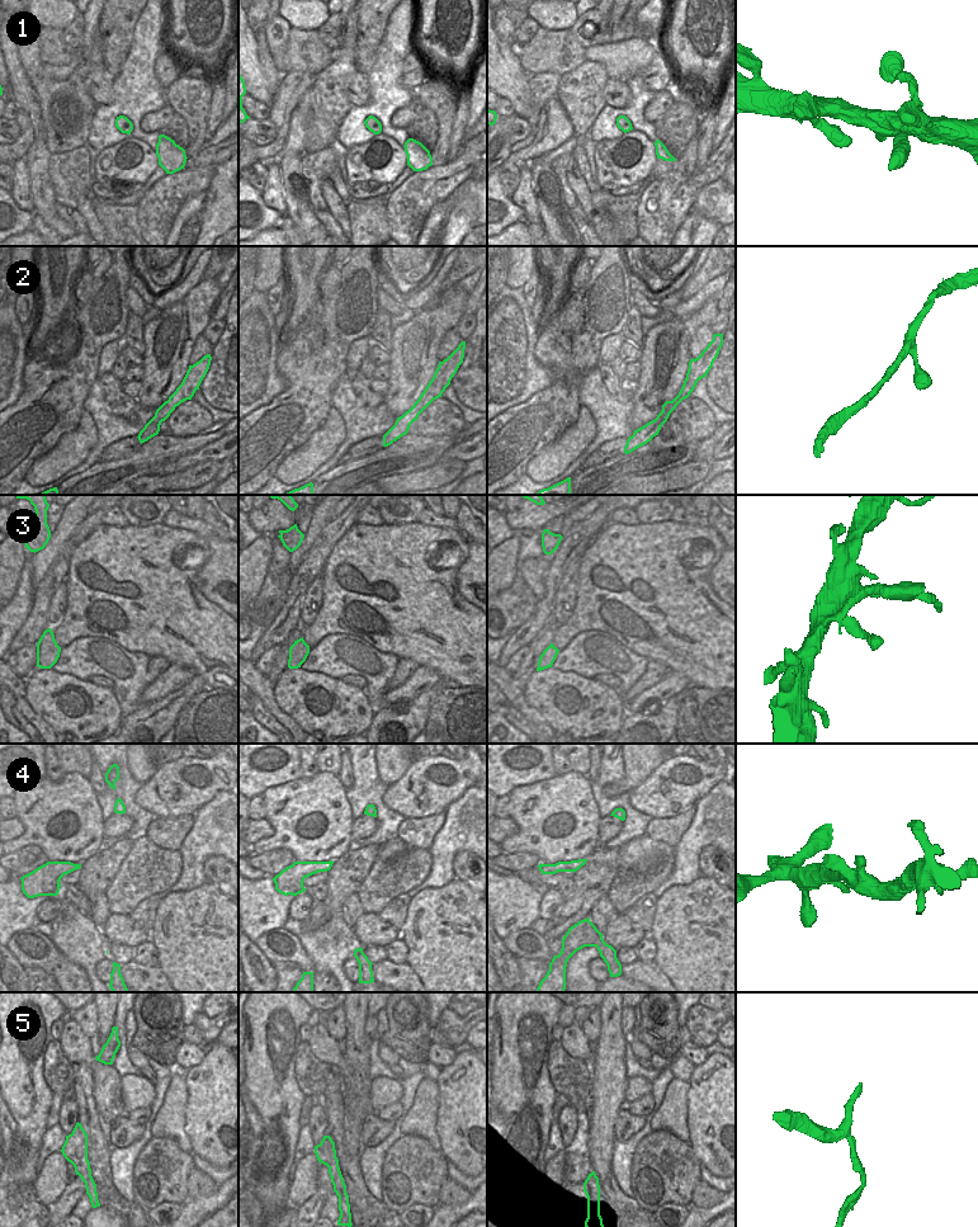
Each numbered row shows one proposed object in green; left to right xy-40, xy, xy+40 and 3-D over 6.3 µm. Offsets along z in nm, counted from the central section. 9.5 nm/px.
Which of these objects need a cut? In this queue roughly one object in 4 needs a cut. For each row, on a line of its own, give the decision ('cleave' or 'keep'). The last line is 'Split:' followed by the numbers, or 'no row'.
1: keep
2: keep
3: cleave
4: keep
5: keep
Split: 3

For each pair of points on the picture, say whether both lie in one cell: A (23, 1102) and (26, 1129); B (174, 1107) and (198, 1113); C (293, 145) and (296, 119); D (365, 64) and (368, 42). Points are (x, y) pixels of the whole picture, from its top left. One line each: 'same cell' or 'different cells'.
A: same cell
B: different cells
C: same cell
D: different cells

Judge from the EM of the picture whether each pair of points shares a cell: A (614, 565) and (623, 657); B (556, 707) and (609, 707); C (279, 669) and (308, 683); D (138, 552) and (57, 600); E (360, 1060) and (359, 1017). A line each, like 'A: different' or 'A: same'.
A: different
B: same
C: different
D: different
E: same

